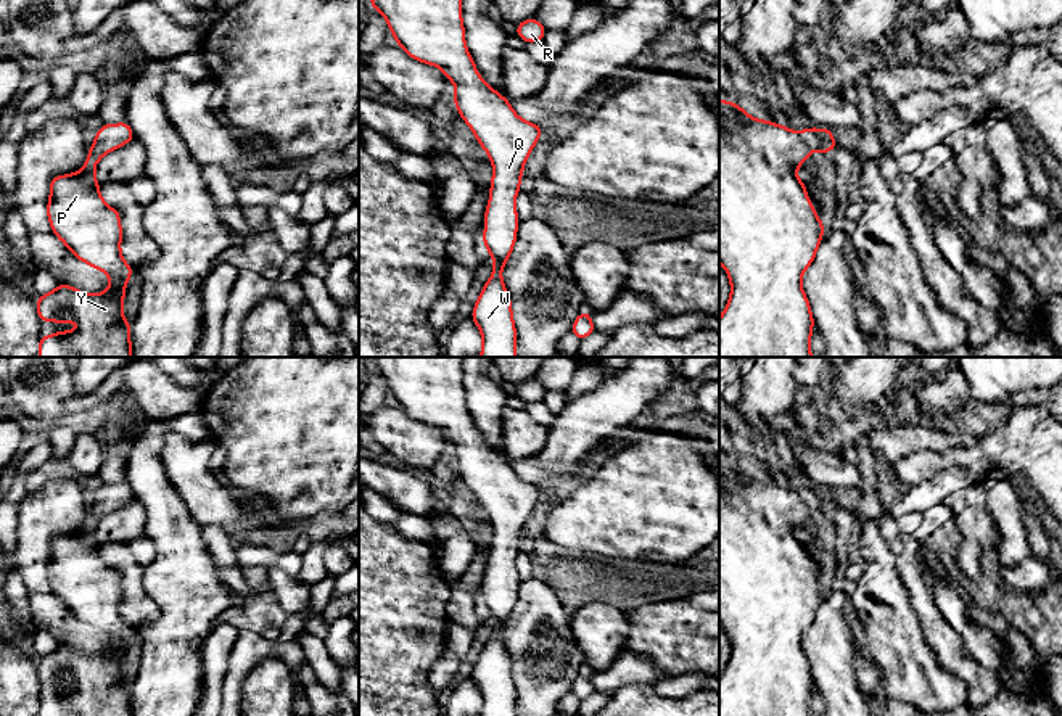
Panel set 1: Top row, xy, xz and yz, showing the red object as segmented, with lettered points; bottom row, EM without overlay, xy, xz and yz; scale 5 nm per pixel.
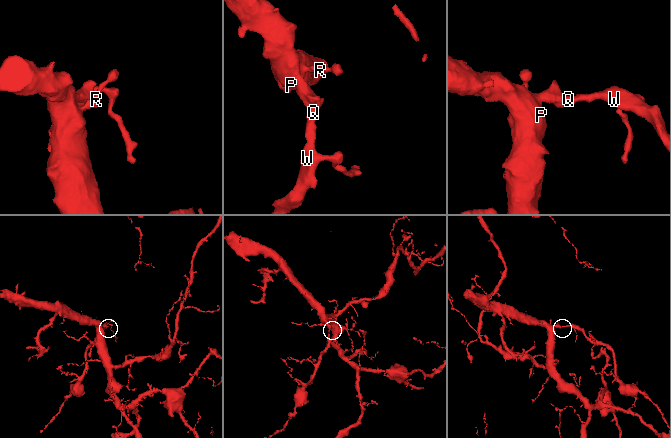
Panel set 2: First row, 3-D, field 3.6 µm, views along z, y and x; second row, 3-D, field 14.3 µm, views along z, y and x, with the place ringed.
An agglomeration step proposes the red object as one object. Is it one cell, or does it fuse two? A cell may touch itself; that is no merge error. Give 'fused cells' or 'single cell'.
single cell

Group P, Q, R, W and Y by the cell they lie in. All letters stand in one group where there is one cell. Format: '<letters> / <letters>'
P Q R W Y

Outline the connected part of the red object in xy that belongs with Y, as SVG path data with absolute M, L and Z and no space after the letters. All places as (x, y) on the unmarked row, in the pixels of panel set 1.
M103 484L88 507L85 526L50 541L47 563L53 595L82 623L108 634L113 645L100 655L71 645L35 658L40 682L82 682L74 692L39 700L39 716L132 716L130 685L122 677L126 644L135 631L121 615L121 573L109 568L95 539L97 523L135 499L130 484Z

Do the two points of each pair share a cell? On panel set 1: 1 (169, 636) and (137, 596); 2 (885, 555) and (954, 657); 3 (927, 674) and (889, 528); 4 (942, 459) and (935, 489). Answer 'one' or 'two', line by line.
1: two
2: two
3: two
4: two

